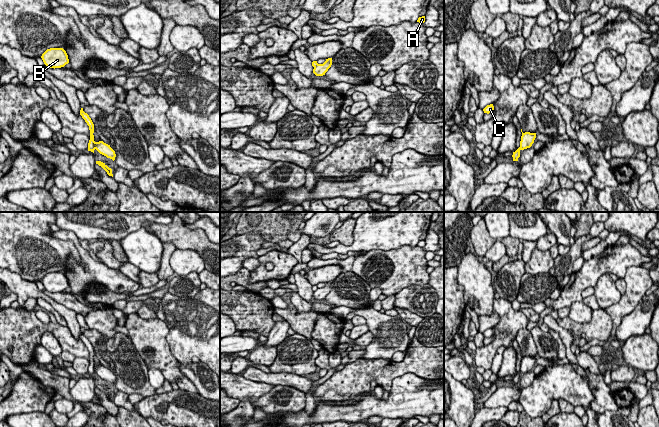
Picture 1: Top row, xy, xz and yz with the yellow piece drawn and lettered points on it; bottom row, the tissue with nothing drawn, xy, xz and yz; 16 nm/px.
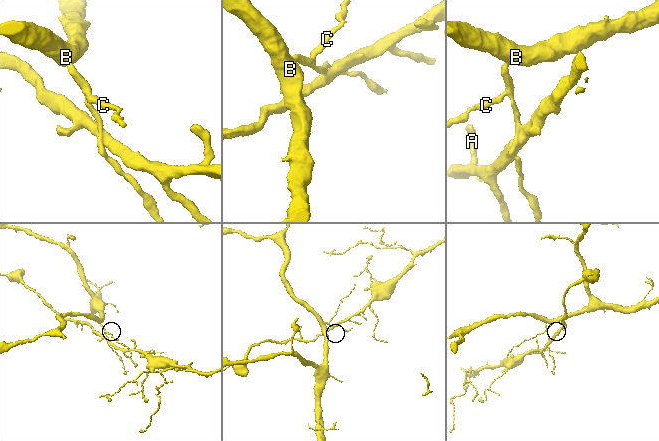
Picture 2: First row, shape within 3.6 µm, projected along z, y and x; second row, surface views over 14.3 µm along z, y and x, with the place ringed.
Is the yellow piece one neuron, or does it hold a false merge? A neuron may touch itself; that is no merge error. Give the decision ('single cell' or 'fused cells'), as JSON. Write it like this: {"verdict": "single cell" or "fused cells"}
{"verdict": "fused cells"}

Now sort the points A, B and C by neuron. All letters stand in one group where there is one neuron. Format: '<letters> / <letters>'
A / B C

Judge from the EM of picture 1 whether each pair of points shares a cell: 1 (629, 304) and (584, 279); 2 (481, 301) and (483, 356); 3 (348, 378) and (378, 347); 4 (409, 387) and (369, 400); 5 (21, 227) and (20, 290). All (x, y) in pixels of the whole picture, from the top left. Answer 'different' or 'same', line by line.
1: different
2: different
3: different
4: same
5: different

